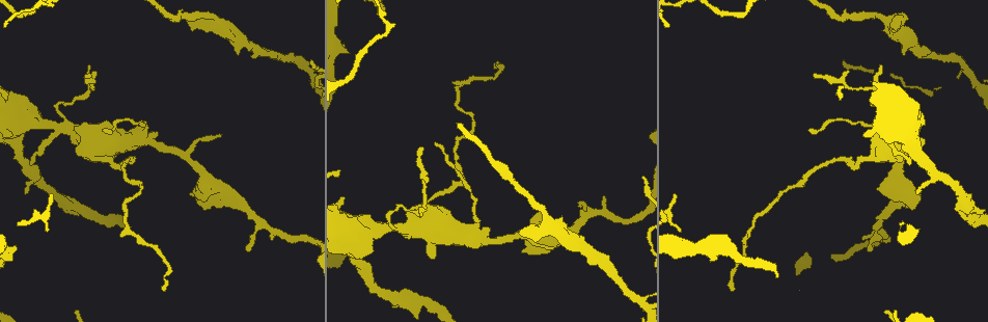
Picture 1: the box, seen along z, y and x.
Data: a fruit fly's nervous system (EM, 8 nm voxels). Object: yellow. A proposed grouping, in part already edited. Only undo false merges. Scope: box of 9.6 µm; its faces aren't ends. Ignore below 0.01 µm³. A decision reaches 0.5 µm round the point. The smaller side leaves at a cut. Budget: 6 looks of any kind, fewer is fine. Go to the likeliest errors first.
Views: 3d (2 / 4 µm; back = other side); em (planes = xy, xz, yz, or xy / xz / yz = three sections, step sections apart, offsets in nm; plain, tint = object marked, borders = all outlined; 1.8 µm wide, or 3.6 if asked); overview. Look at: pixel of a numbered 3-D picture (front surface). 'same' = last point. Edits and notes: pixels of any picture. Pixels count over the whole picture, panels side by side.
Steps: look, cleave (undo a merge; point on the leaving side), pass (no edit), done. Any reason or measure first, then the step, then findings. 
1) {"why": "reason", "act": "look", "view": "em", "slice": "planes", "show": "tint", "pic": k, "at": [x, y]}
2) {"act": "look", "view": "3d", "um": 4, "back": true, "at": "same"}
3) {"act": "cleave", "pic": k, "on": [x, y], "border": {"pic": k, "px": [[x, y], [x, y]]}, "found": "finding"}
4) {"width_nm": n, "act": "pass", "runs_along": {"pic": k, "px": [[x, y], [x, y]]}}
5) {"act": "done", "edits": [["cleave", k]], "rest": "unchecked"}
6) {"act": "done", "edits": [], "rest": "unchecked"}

{"act": "look", "view": "em", "slice": "planes", "show": "tint", "pic": 1, "at": [387, 228]}

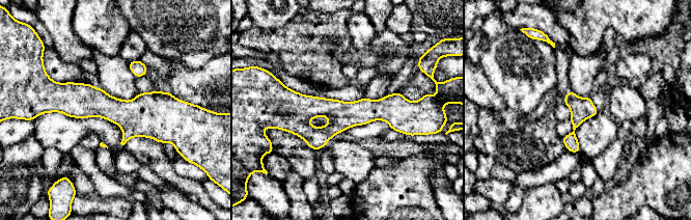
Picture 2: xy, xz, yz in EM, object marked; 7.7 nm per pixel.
{"act": "pass", "found": "continuous, no second neuron"}

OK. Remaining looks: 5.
{"why": "thick turns thin", "act": "look", "view": "3d", "um": 4, "pic": 1, "at": [137, 139]}

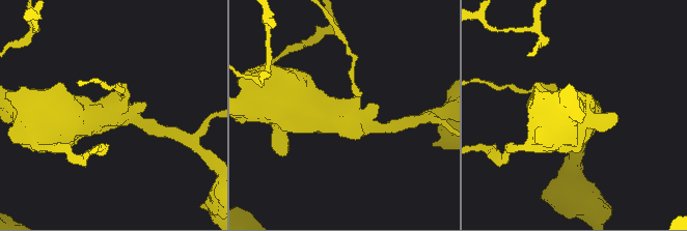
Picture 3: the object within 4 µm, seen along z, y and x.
{"arms": 3, "act": "look", "view": "em", "slice": "planes", "show": "tint", "pic": 3, "at": [348, 117]}

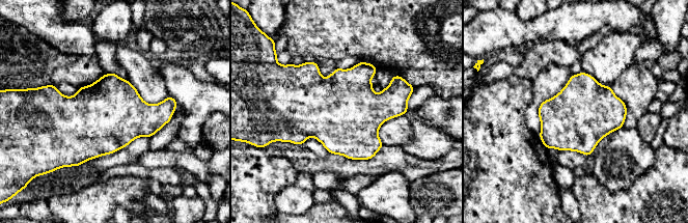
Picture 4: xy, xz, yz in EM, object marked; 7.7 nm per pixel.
{"act": "pass", "found": "continuous, no second neuron"}

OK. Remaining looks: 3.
{"why": "thick turns thin", "act": "look", "view": "3d", "um": 2, "pic": 1, "at": [552, 223]}

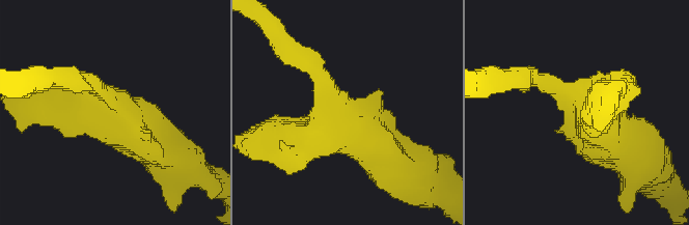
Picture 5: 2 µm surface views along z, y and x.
{"arms": 3, "arm_widths_nm": [180, 280, 420], "why": "now the EM", "act": "look", "view": "em", "um": 3.6, "slice": "planes", "show": "tint", "pic": 5, "at": [342, 118]}

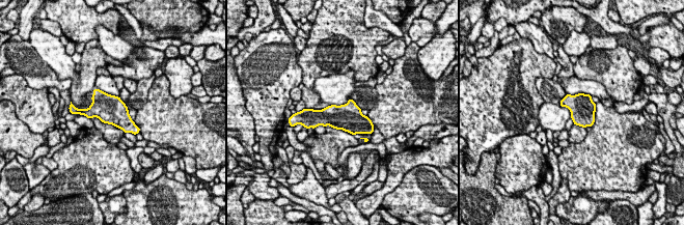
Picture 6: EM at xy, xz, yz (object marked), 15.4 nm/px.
{"act": "pass", "found": "continuous, no second neuron"}

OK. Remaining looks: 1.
{"act": "done", "edits": [], "rest": "unchecked"}

